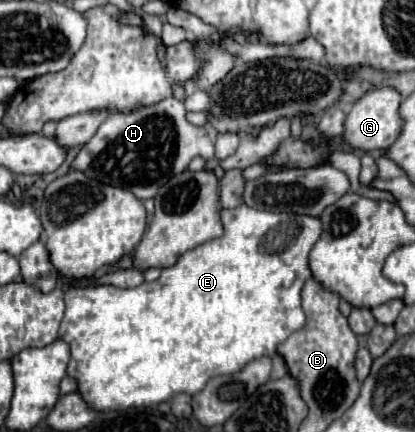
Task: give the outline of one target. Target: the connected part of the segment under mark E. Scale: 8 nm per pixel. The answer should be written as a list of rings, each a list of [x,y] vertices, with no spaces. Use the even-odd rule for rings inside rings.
[[[240,205],[236,209],[224,209],[222,211],[222,223],[224,223],[224,235],[212,241],[206,241],[192,251],[186,251],[184,255],[178,257],[176,265],[162,269],[158,281],[144,281],[142,285],[134,289],[120,289],[114,285],[96,285],[96,287],[86,287],[86,289],[68,289],[64,295],[66,301],[66,313],[64,313],[64,325],[60,325],[58,339],[64,339],[70,345],[70,361],[68,361],[68,377],[72,377],[78,383],[78,393],[84,393],[84,401],[88,405],[96,405],[100,413],[106,411],[124,411],[130,407],[154,407],[164,401],[170,401],[176,393],[188,393],[194,395],[200,389],[204,389],[206,381],[224,375],[224,373],[236,373],[240,371],[246,363],[258,359],[258,357],[274,357],[278,343],[288,339],[294,331],[302,329],[306,323],[302,305],[300,305],[300,291],[306,279],[312,277],[308,269],[308,253],[318,241],[322,233],[322,223],[316,217],[308,215],[294,215],[294,213],[270,213],[270,211],[260,211],[252,209],[248,205]]]

